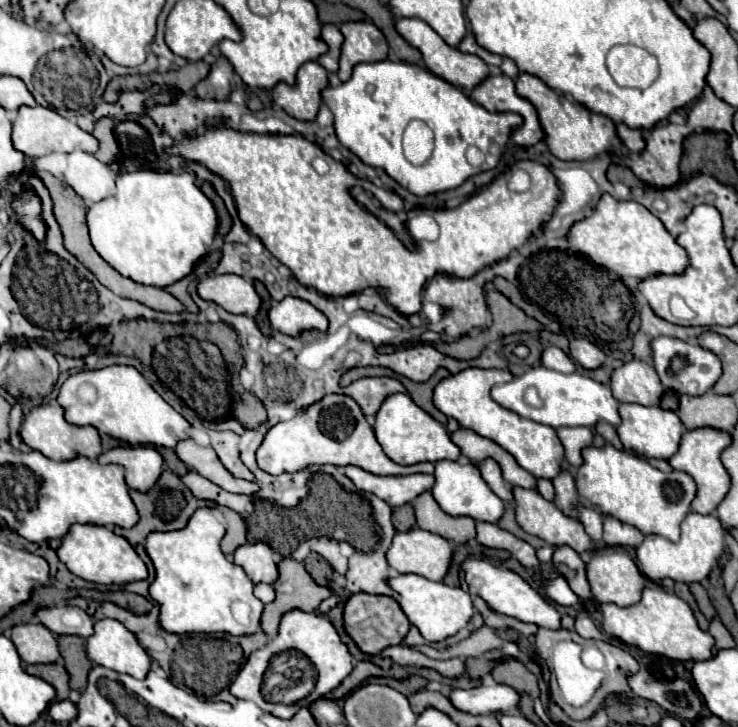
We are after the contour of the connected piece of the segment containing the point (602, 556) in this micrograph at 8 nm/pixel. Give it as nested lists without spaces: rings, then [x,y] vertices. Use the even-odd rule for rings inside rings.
[[[622,550],[596,552],[586,568],[588,584],[600,604],[632,606],[640,600],[642,588],[648,584],[648,578],[640,574],[634,560]]]

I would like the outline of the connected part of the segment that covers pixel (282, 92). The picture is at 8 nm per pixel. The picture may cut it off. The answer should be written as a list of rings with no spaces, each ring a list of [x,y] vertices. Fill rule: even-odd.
[[[306,62],[296,74],[296,84],[278,82],[272,90],[274,102],[298,120],[314,120],[322,104],[320,92],[328,86],[328,72],[318,62]]]

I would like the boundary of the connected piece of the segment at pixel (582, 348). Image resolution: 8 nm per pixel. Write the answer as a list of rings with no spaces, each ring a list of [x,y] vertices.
[[[576,338],[576,340],[570,342],[570,356],[578,364],[582,364],[582,368],[586,368],[586,370],[596,370],[606,360],[604,352],[598,346],[594,346],[592,342],[584,340],[584,338]]]

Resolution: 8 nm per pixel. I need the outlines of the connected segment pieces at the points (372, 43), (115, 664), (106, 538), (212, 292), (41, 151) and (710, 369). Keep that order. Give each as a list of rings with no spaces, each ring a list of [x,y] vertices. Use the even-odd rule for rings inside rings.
[[[358,20],[358,22],[344,22],[340,26],[340,32],[344,34],[344,44],[342,44],[342,56],[340,56],[340,70],[338,78],[346,82],[352,76],[352,68],[360,62],[380,62],[386,60],[388,56],[388,44],[382,32],[368,22],[368,20]]]
[[[110,618],[94,624],[94,634],[86,638],[86,654],[92,662],[134,678],[144,678],[150,668],[150,658],[136,636]]]
[[[74,524],[68,530],[68,534],[62,538],[62,546],[58,548],[58,558],[68,566],[72,574],[98,584],[128,584],[134,580],[144,580],[148,576],[146,564],[138,558],[138,554],[126,542],[126,538],[116,536],[104,526]]]
[[[206,274],[198,280],[196,290],[202,300],[214,302],[230,314],[256,316],[260,308],[260,298],[252,282],[236,274]]]
[[[24,106],[18,110],[18,114],[12,122],[12,142],[14,142],[16,150],[24,152],[32,160],[52,154],[52,152],[68,154],[72,150],[82,150],[82,152],[94,154],[98,150],[98,140],[92,134],[84,132],[74,122],[66,120],[64,116],[60,116],[58,112],[54,112],[52,108],[46,108],[46,106],[32,106],[32,108]]]
[[[658,336],[656,340],[652,340],[652,362],[654,362],[654,368],[656,368],[664,388],[674,390],[678,394],[700,396],[700,394],[708,392],[722,374],[722,366],[720,366],[720,360],[716,354],[712,354],[710,350],[704,350],[700,346],[692,346],[684,340],[670,338],[670,336]]]

